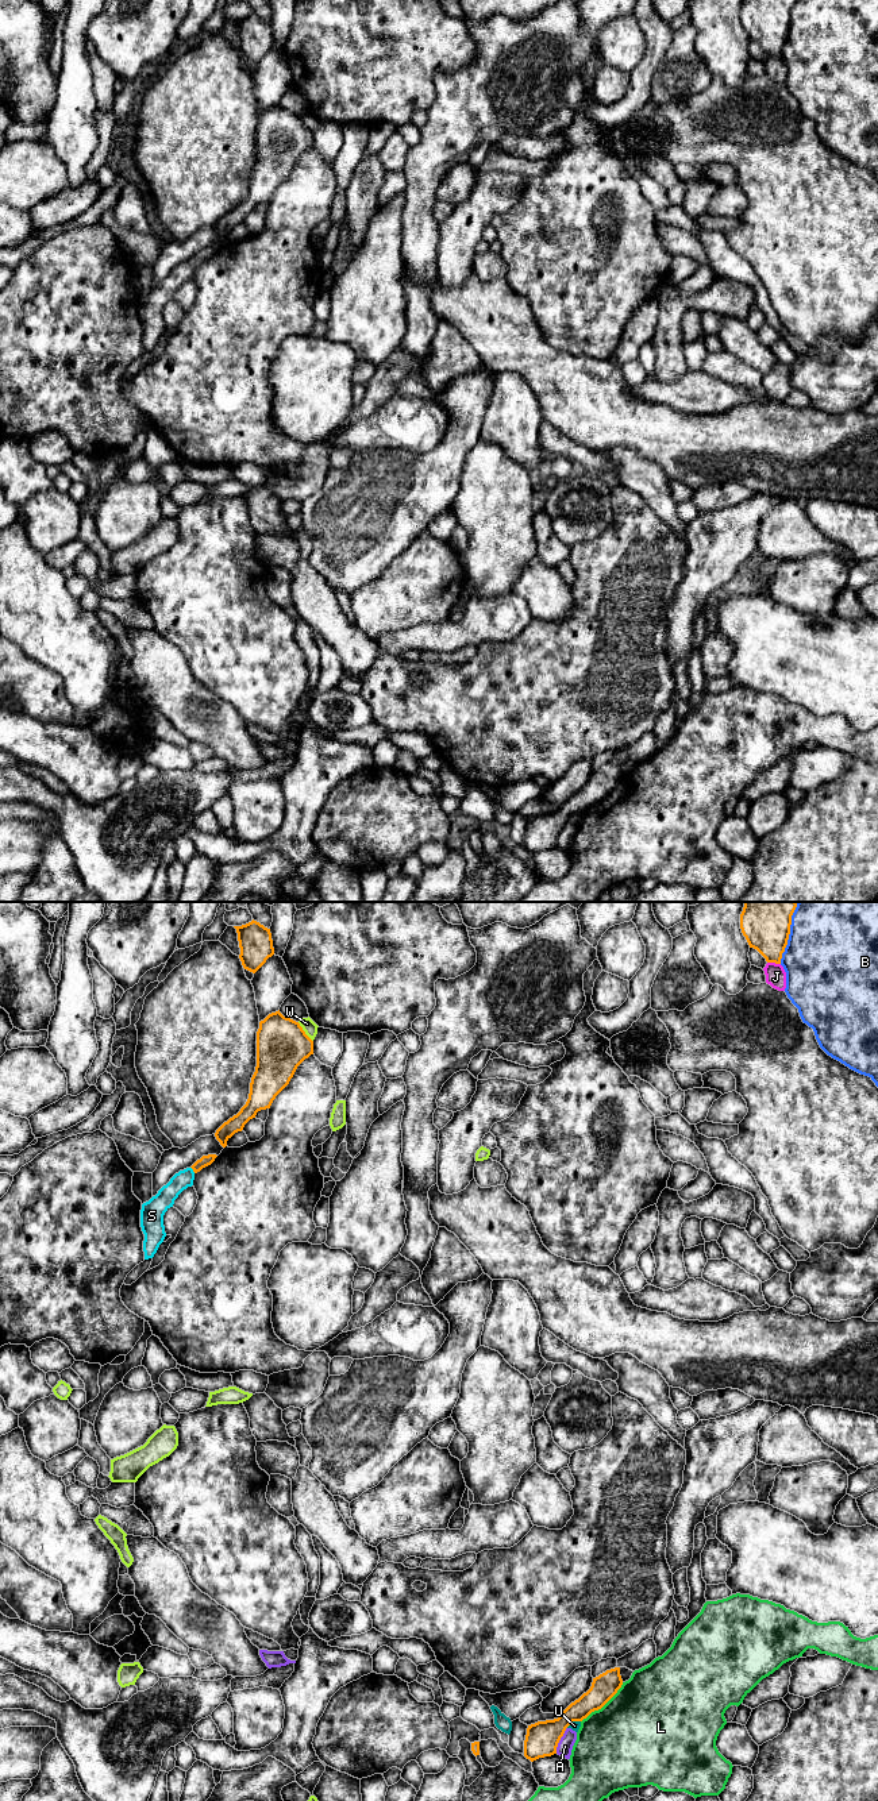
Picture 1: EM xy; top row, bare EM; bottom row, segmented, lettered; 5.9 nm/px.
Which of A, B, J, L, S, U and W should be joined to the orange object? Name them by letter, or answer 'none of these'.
S

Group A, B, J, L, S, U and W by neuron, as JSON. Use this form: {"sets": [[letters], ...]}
{"sets": [["A"], ["B"], ["J"], ["L"], ["S"], ["U"], ["W"]]}

